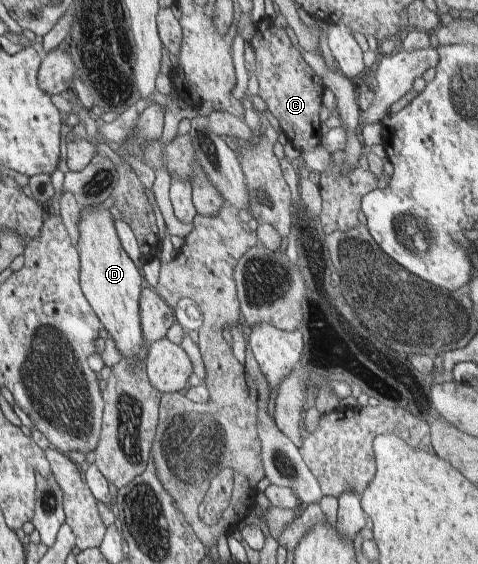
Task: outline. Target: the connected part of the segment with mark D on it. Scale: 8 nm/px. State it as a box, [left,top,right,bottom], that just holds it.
[77,205,148,368]

